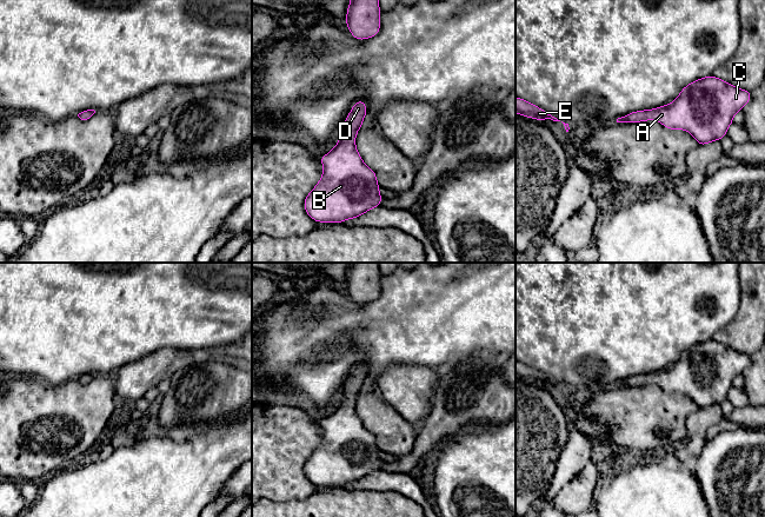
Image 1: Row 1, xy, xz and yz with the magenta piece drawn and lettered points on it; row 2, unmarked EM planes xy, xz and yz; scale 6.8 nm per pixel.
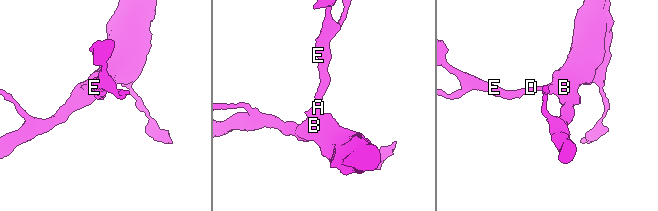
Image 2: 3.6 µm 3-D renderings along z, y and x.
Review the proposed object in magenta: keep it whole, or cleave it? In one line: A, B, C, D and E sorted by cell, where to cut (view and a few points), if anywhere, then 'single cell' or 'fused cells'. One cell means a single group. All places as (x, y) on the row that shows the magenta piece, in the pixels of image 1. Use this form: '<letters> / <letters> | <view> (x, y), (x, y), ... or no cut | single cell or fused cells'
A B C D E | no cut | single cell

